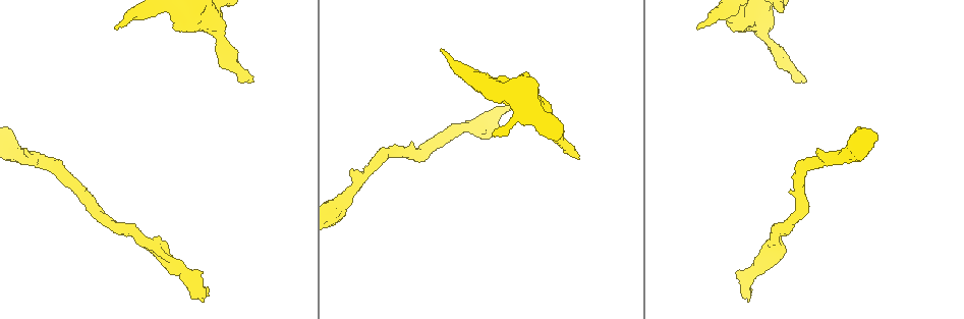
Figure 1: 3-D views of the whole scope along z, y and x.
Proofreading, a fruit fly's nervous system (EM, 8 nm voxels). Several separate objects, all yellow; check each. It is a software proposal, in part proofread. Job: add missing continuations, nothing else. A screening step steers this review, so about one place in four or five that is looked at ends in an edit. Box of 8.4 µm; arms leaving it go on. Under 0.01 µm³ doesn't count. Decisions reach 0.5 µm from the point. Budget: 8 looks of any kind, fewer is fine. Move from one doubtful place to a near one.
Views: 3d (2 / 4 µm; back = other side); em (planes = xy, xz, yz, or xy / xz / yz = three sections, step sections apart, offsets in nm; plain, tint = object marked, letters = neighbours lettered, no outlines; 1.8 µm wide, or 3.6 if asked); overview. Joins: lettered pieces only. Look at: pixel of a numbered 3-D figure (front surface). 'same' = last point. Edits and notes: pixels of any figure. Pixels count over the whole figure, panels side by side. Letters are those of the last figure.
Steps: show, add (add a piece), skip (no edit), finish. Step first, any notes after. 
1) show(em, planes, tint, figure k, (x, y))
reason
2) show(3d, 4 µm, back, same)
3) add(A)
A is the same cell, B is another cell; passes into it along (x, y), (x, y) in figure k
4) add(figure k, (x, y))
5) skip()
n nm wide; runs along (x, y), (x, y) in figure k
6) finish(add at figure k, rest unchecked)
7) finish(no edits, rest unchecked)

show(em, planes, letters, figure 1, (749, 300))
branch stops here

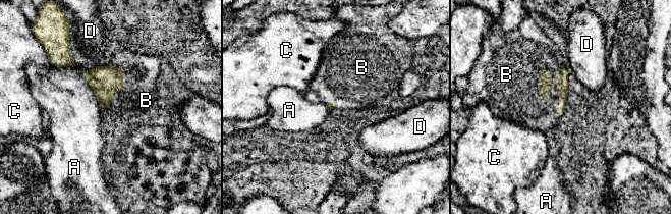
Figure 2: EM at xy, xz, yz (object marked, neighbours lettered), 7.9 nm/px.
add(B)
A touches over 360 nm; B is the same cell, A, C and D are other cells; the neuron continues

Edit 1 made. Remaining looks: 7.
show(em, 3.6 µm, xz, step 4, tint, figure 1, (804, 80))
branch stops here

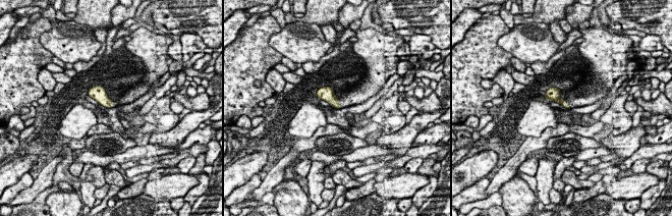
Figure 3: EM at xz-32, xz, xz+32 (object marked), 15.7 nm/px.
show(em, 3.6 µm, planes, letters, same)

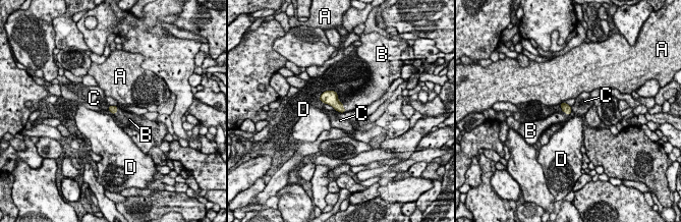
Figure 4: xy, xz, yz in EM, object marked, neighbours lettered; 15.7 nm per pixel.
add(B)
B is the same cell, A, C and D are other cells; passes into it along (113, 109), (116, 111), (129, 119) in figure 4; it goes on there

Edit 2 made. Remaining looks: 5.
show(3d, 4 µm, figure 1, (116, 27))
free end

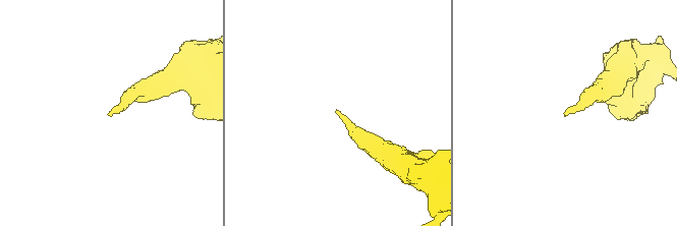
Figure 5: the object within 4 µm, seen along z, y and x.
show(em, planes, letters, figure 5, (565, 113))

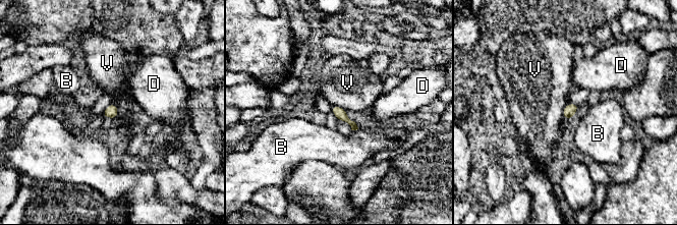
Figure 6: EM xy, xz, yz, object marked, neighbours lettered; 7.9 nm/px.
skip()
B, D and V are other cells; border along (567, 104), (563, 110), (563, 118) in figure 6; no lettered piece goes on from it

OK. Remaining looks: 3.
show(3d, 2 µm, figure 1, (846, 157))
sudden change in width

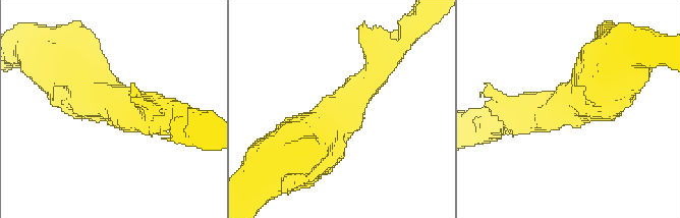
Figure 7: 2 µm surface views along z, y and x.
show(em, xz, step 4, tint, figure 7, (121, 108))
arms of 220, 550 nm

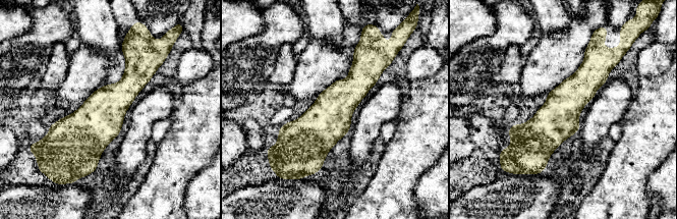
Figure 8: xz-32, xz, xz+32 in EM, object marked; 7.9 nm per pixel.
show(em, planes, letters, same)

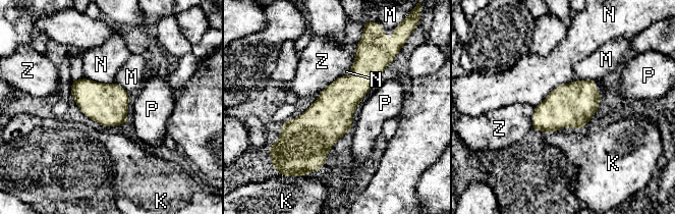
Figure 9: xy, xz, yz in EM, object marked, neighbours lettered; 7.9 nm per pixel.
skip()
320 nm wide; K, M, N, P and Z are other cells; border along (578, 79), (558, 85), (535, 107) in figure 9; no lettered piece goes on from it

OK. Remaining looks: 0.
finish(add at figure 2, add at figure 4, rest unchecked)

